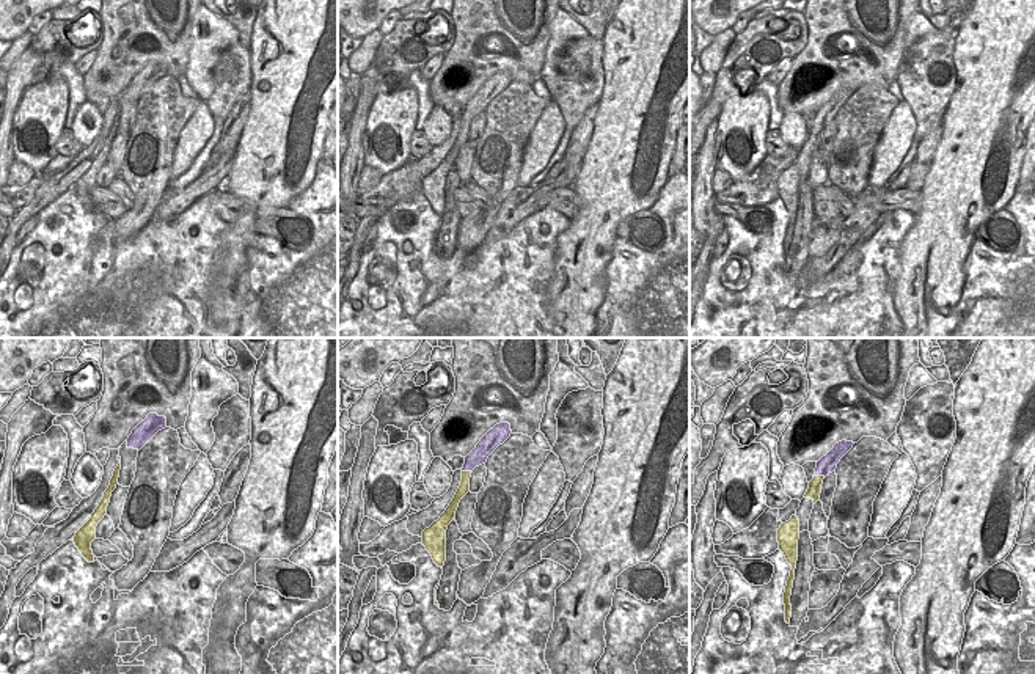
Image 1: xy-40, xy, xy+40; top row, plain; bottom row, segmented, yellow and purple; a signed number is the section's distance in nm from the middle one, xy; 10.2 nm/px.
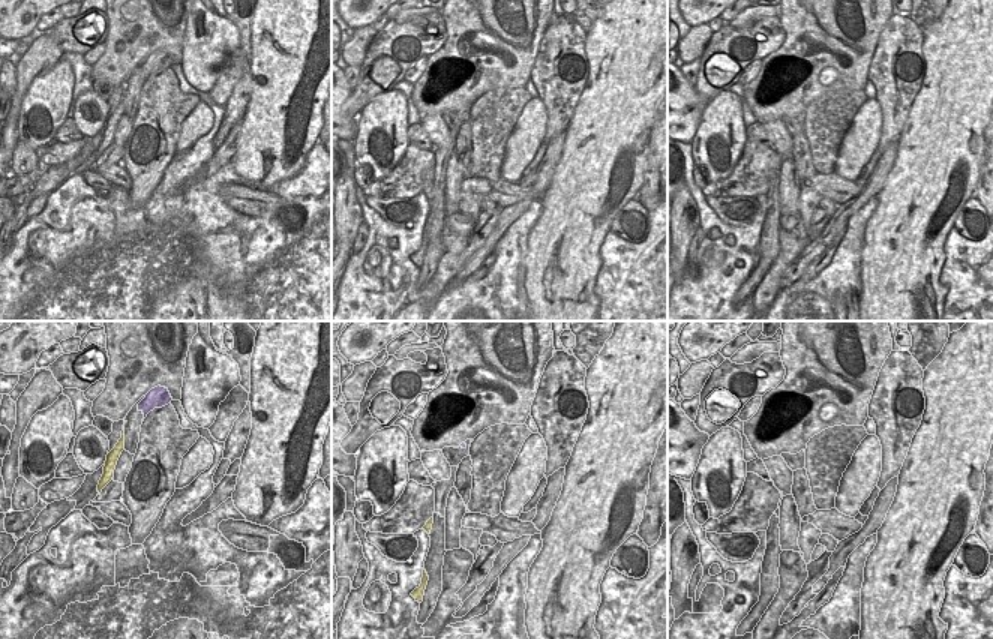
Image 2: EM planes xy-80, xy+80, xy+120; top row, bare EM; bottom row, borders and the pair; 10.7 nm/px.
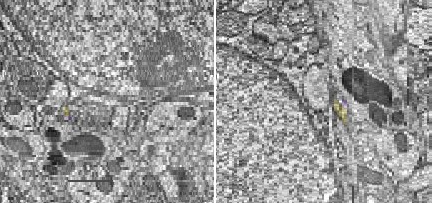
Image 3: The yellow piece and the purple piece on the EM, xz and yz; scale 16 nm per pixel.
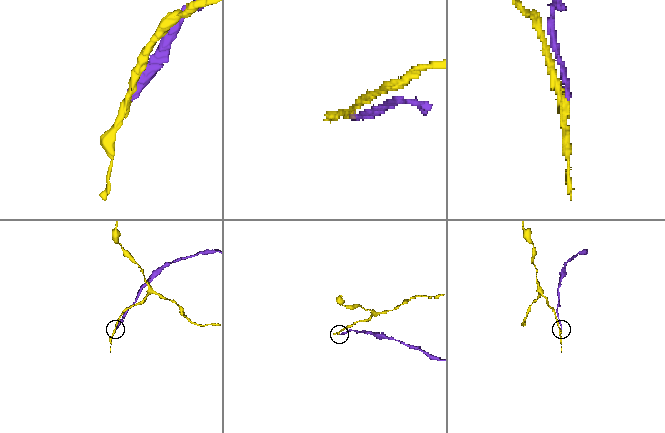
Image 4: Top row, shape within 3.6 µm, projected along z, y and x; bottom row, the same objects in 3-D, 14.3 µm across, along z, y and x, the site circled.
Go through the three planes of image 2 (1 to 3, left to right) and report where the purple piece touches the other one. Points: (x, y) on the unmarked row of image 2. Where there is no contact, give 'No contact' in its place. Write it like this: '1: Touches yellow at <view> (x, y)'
1: No contact
2: No contact
3: No contact.

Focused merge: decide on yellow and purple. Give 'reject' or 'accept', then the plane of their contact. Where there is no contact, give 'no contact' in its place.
reject; contact in xy+40

